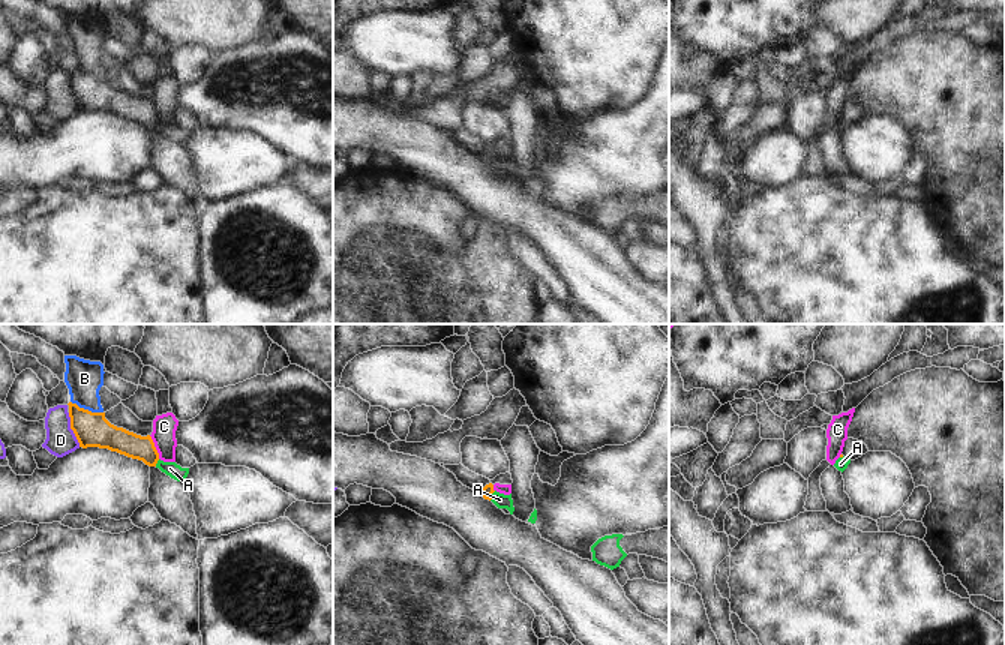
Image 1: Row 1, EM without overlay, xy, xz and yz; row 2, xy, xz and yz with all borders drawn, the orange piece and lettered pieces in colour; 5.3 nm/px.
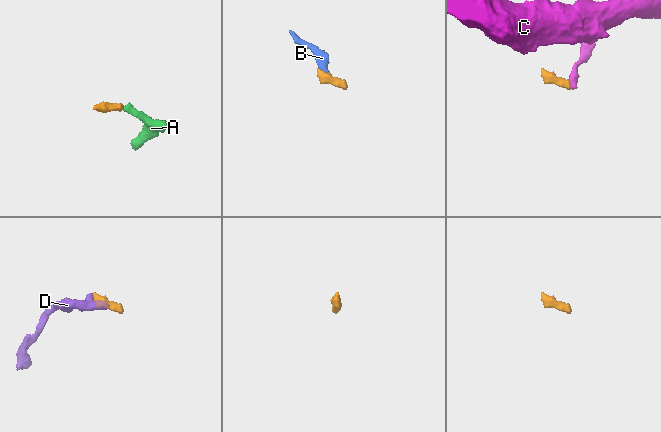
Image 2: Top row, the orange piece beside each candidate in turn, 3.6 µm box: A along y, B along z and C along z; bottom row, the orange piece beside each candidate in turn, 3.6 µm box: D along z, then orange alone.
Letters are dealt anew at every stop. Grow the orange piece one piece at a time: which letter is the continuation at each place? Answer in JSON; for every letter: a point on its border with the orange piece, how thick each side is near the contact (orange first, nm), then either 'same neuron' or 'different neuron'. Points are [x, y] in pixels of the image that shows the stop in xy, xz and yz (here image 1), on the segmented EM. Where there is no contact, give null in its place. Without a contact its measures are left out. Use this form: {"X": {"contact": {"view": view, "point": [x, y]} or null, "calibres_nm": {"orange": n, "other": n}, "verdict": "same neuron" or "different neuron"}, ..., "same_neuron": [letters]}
{"A": {"contact": {"view": "xz", "point": [491, 495]}, "calibres_nm": {"orange": 70, "other": 80}, "verdict": "same neuron"}, "B": {"contact": {"view": "xy", "point": [87, 410]}, "calibres_nm": {"orange": 190, "other": 200}, "verdict": "different neuron"}, "C": {"contact": {"view": "xy", "point": [155, 447]}, "calibres_nm": {"orange": 130, "other": 130}, "verdict": "different neuron"}, "D": {"contact": {"view": "xy", "point": [71, 428]}, "calibres_nm": {"orange": 190, "other": 160}, "verdict": "different neuron"}, "same_neuron": ["A"]}

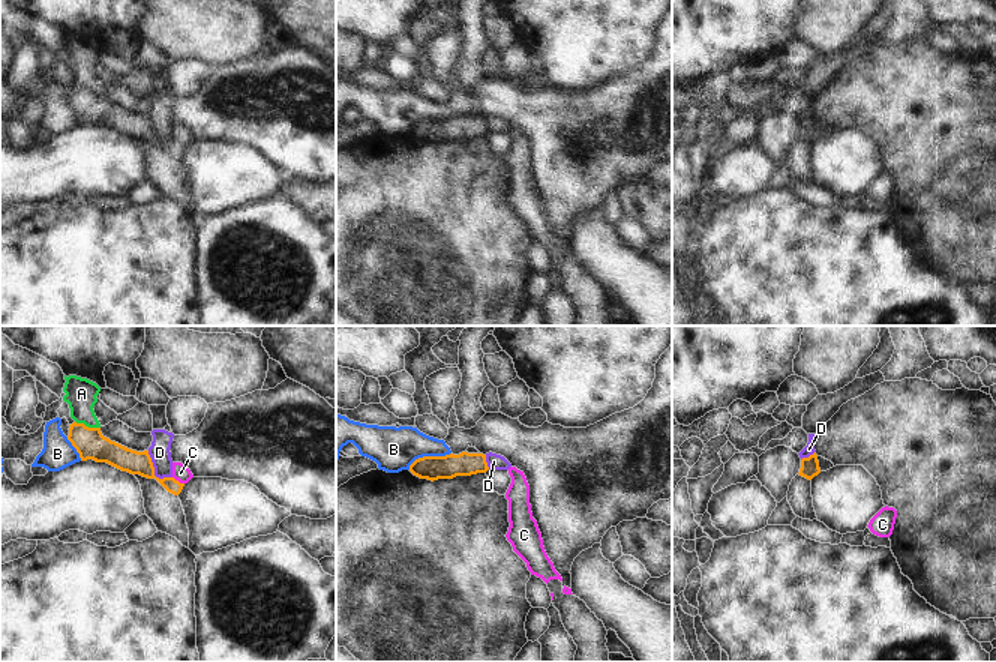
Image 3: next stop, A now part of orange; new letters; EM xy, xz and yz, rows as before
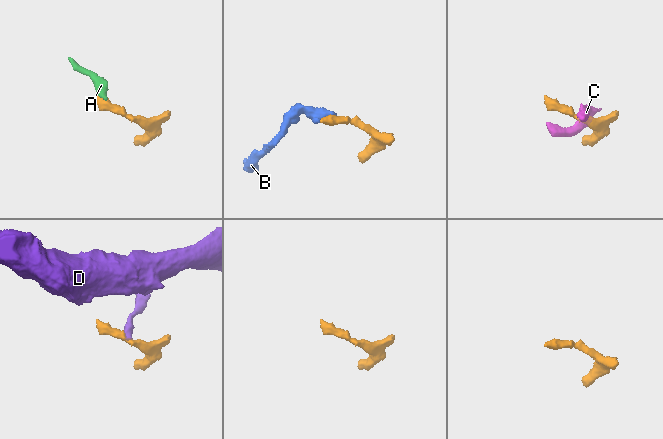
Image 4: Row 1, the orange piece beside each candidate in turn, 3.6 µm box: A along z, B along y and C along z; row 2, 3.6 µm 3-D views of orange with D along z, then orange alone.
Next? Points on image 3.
{"A": {"contact": {"view": "xy", "point": [87, 427]}, "calibres_nm": {"orange": 160, "other": 160}, "verdict": "different neuron"}, "B": {"contact": {"view": "xz", "point": [428, 457]}, "calibres_nm": {"orange": 130, "other": 240}, "verdict": "different neuron"}, "C": {"contact": {"view": "xy", "point": [177, 481]}, "calibres_nm": {"orange": 130, "other": 90}, "verdict": "different neuron"}, "D": {"contact": {"view": "xy", "point": [153, 472]}, "calibres_nm": {"orange": 130, "other": 110}, "verdict": "different neuron"}, "same_neuron": []}

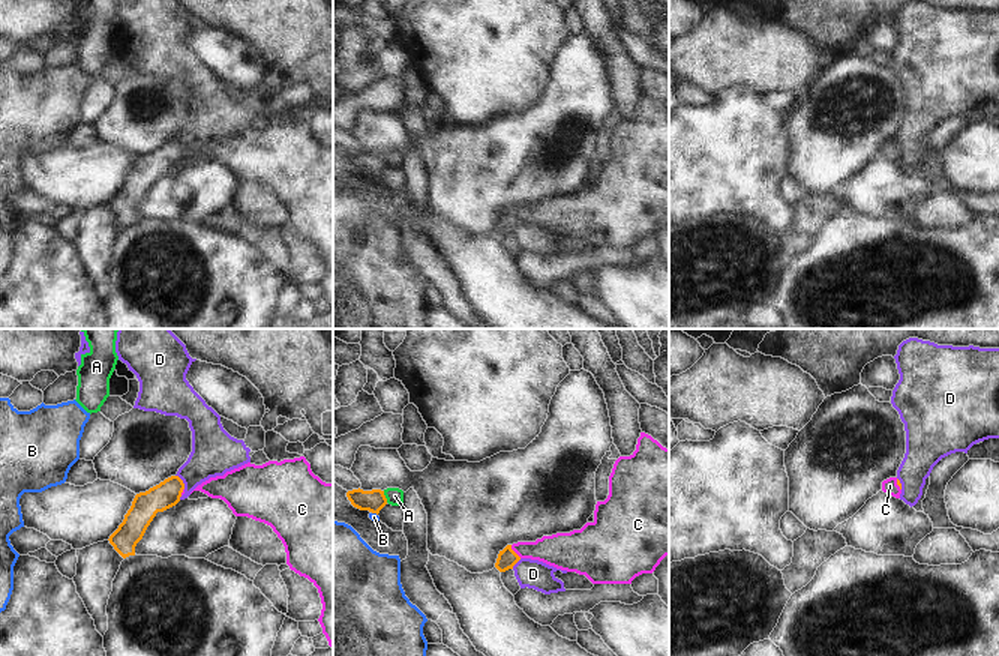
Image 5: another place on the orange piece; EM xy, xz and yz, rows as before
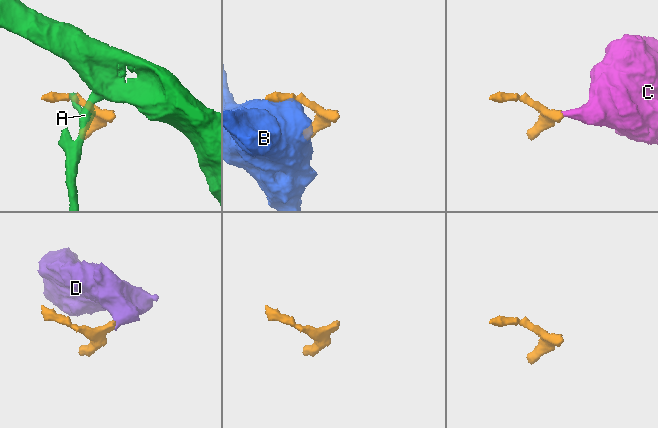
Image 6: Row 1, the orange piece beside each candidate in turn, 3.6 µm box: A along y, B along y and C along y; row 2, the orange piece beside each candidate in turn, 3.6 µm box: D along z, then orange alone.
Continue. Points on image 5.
{"A": {"contact": {"view": "xz", "point": [384, 497]}, "calibres_nm": {"orange": 120, "other": 90}, "verdict": "different neuron"}, "B": {"contact": {"view": "xz", "point": [375, 512]}, "calibres_nm": {"orange": 120, "other": 50}, "verdict": "different neuron"}, "C": {"contact": {"view": "xz", "point": [513, 551]}, "calibres_nm": {"orange": 100, "other": 180}, "verdict": "same neuron"}, "D": {"contact": {"view": "xy", "point": [182, 482]}, "calibres_nm": {"orange": 140, "other": 240}, "verdict": "different neuron"}, "same_neuron": ["C"]}

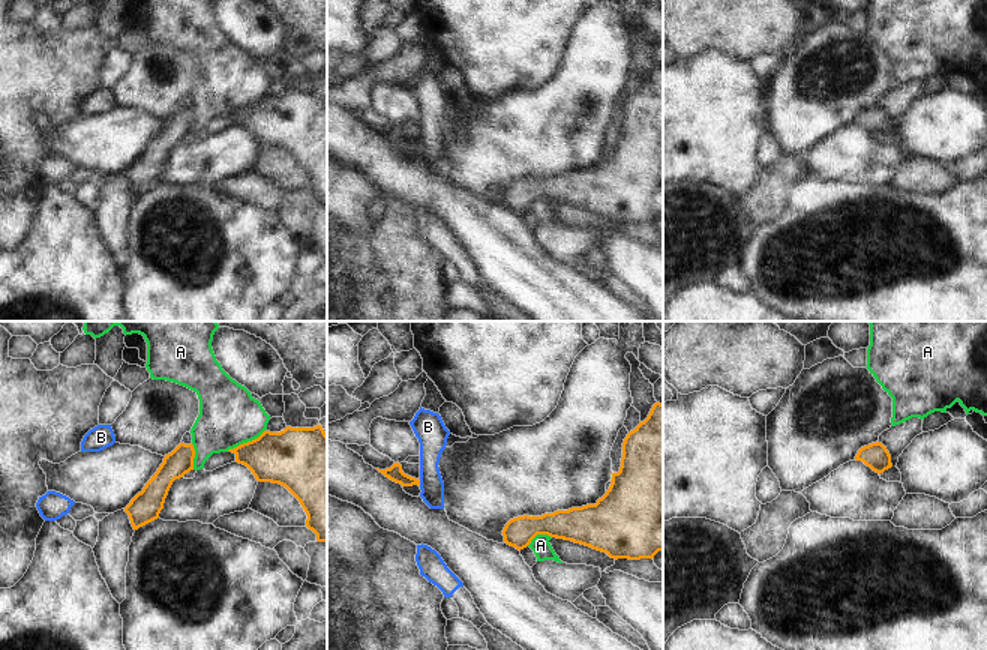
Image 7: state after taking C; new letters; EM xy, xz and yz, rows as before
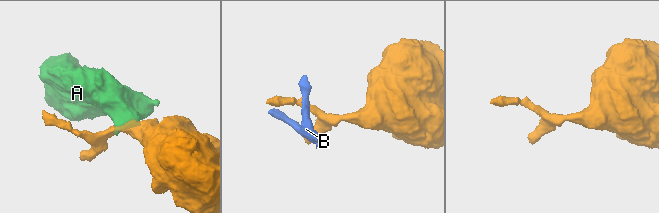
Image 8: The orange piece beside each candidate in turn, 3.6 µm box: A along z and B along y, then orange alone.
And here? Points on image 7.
{"A": {"contact": {"view": "xy", "point": [245, 443]}, "calibres_nm": {"orange": 300, "other": 320}, "verdict": "different neuron"}, "B": {"contact": {"view": "xz", "point": [419, 482]}, "calibres_nm": {"orange": 90, "other": 150}, "verdict": "different neuron"}, "same_neuron": []}

